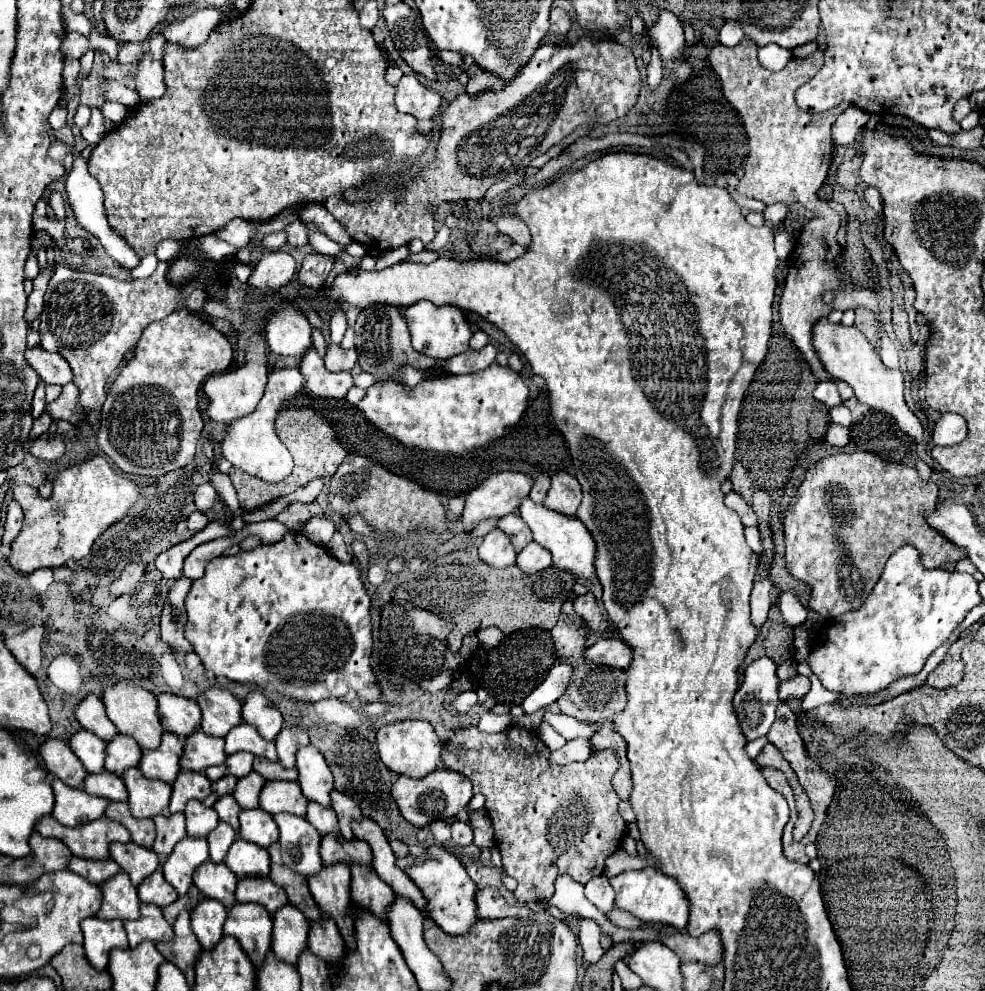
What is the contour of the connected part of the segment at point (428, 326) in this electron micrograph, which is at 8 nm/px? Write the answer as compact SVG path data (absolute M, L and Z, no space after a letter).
M418 301L412 307L404 307L404 317L408 321L408 329L412 335L412 347L416 351L420 351L428 357L434 357L434 359L450 359L468 349L472 331L460 309L450 307L450 305L436 307L434 303Z

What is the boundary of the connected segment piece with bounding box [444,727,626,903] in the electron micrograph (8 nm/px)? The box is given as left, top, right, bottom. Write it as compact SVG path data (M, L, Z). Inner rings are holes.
M476 727L460 729L448 739L448 745L452 745L452 753L444 757L444 765L468 777L474 793L482 793L486 797L486 811L494 825L496 847L502 853L504 871L518 881L514 891L518 901L548 901L554 895L554 877L558 873L568 873L580 883L586 883L594 875L602 875L604 859L618 849L622 837L626 835L624 819L618 813L620 797L610 785L610 779L620 769L620 759L612 749L596 751L584 763L556 767L548 765L550 751L536 733L518 727L508 727L496 735L484 735ZM566 807L586 807L586 817L570 819L564 815Z

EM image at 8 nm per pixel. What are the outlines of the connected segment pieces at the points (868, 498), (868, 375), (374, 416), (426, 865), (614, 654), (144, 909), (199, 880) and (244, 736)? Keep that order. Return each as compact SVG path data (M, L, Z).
M858 451L852 455L838 453L810 465L784 515L786 569L792 577L808 583L808 587L812 589L810 609L826 619L834 619L848 611L860 609L860 605L878 583L890 555L906 543L914 545L920 551L922 565L927 569L939 568L968 557L968 551L964 547L954 545L928 525L924 509L936 509L936 499L936 483L922 481L914 465L884 461L872 451Z
M820 319L812 327L812 345L814 345L814 351L816 351L818 359L822 361L824 369L830 373L830 377L846 381L854 389L860 403L892 417L906 435L922 437L922 423L908 409L908 405L904 401L902 373L898 369L886 369L884 363L878 357L874 357L874 349L868 347L868 341L858 327L846 327L842 323L832 323L828 319Z
M494 363L492 367L468 375L436 375L422 379L416 387L404 387L402 383L374 383L366 397L358 403L358 409L386 435L398 439L402 445L420 451L436 451L436 453L452 453L452 455L468 455L480 447L486 447L490 441L496 441L504 435L504 431L516 425L526 411L528 405L528 387L518 373L512 369L500 367Z
M430 847L424 855L414 857L408 855L404 859L398 859L396 865L408 873L408 877L416 883L416 887L422 891L422 895L428 899L428 911L432 913L434 923L450 933L450 935L460 935L470 931L476 921L476 883L468 877L464 865L452 855L448 853L444 847Z
M618 635L598 639L594 645L586 649L586 657L594 663L600 665L610 665L610 667L620 667L628 669L632 663L632 647L624 643Z
M140 905L140 921L124 921L124 929L128 933L130 947L138 947L142 941L172 941L174 929L164 921L162 909L156 909L156 905Z
M206 861L194 873L194 885L206 899L220 901L228 909L236 905L236 875L224 863Z
M248 723L236 725L236 729L232 729L224 737L224 741L226 741L226 753L228 755L238 753L238 751L248 751L248 753L264 757L268 761L278 761L274 743L272 741L264 741L260 737L260 733L256 729L252 729L252 725L248 725Z

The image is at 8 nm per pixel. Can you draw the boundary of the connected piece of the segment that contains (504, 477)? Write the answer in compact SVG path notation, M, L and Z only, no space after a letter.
M494 473L466 495L462 513L464 531L472 531L480 521L504 517L518 509L520 499L532 489L532 477L524 473Z

